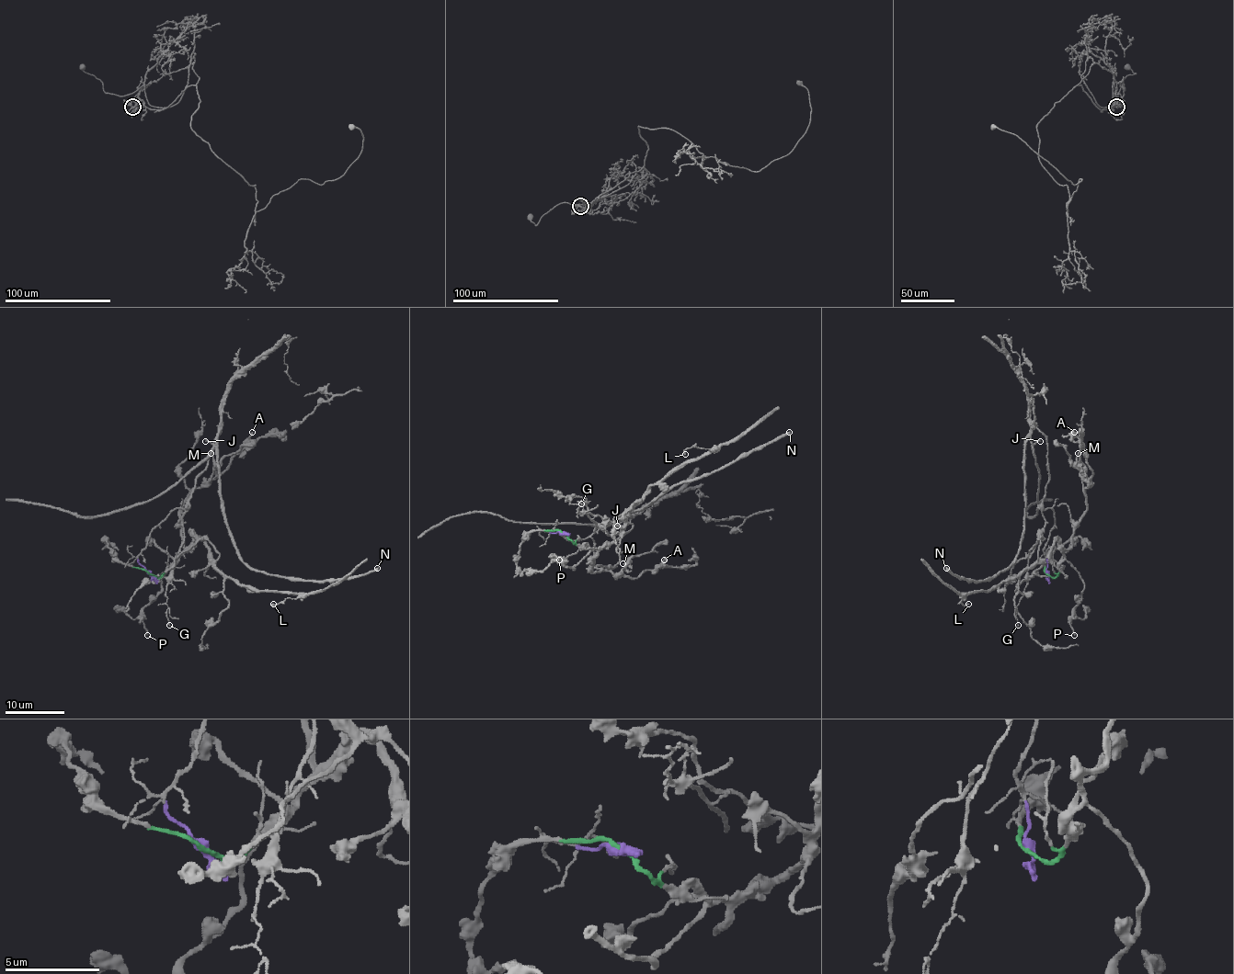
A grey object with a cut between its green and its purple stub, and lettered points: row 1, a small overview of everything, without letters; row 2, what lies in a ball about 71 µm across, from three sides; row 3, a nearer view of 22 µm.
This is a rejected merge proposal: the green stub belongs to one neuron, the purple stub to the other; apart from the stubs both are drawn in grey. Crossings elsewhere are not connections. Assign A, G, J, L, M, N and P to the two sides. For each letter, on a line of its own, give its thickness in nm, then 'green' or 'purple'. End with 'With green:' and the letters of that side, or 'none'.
A: 190 nm thick; green
G: 130 nm thick; purple
J: 110 nm thick; purple
L: 140 nm thick; green
M: 170 nm thick; green
N: 320 nm thick; purple
P: 140 nm thick; green
With green: A, L, M, P

